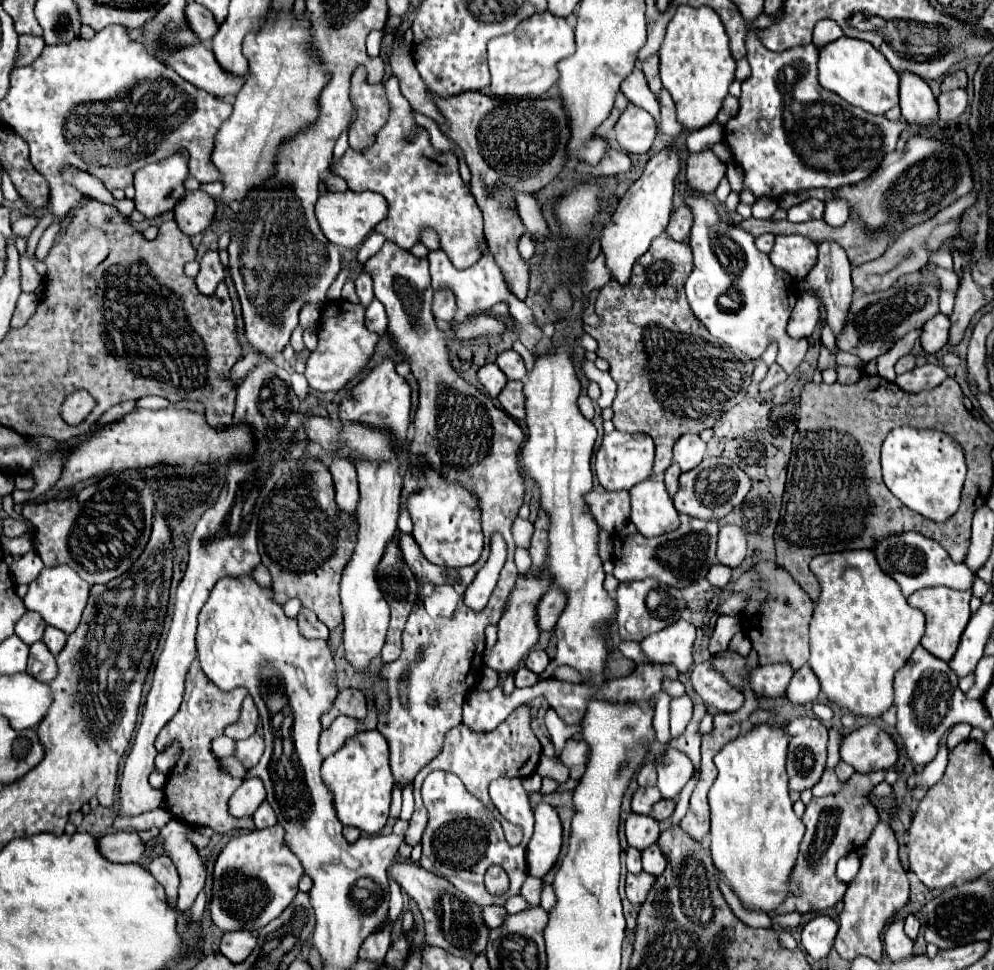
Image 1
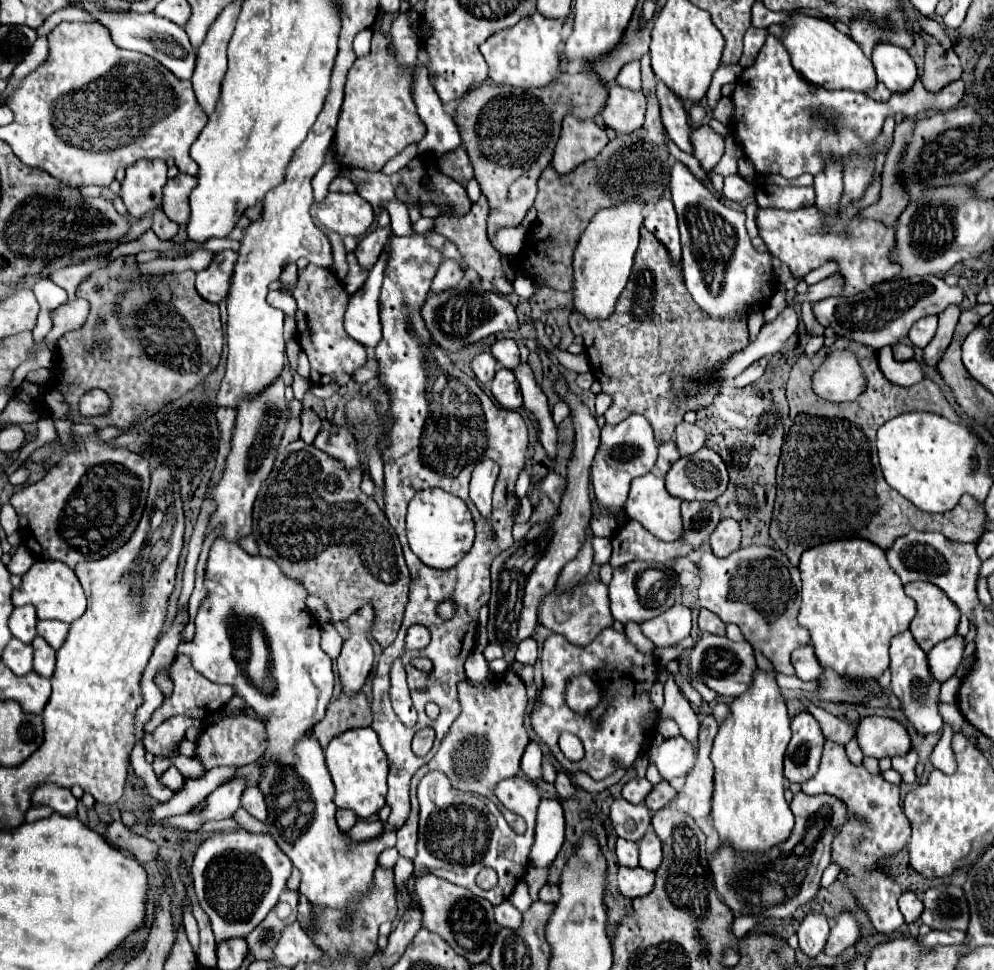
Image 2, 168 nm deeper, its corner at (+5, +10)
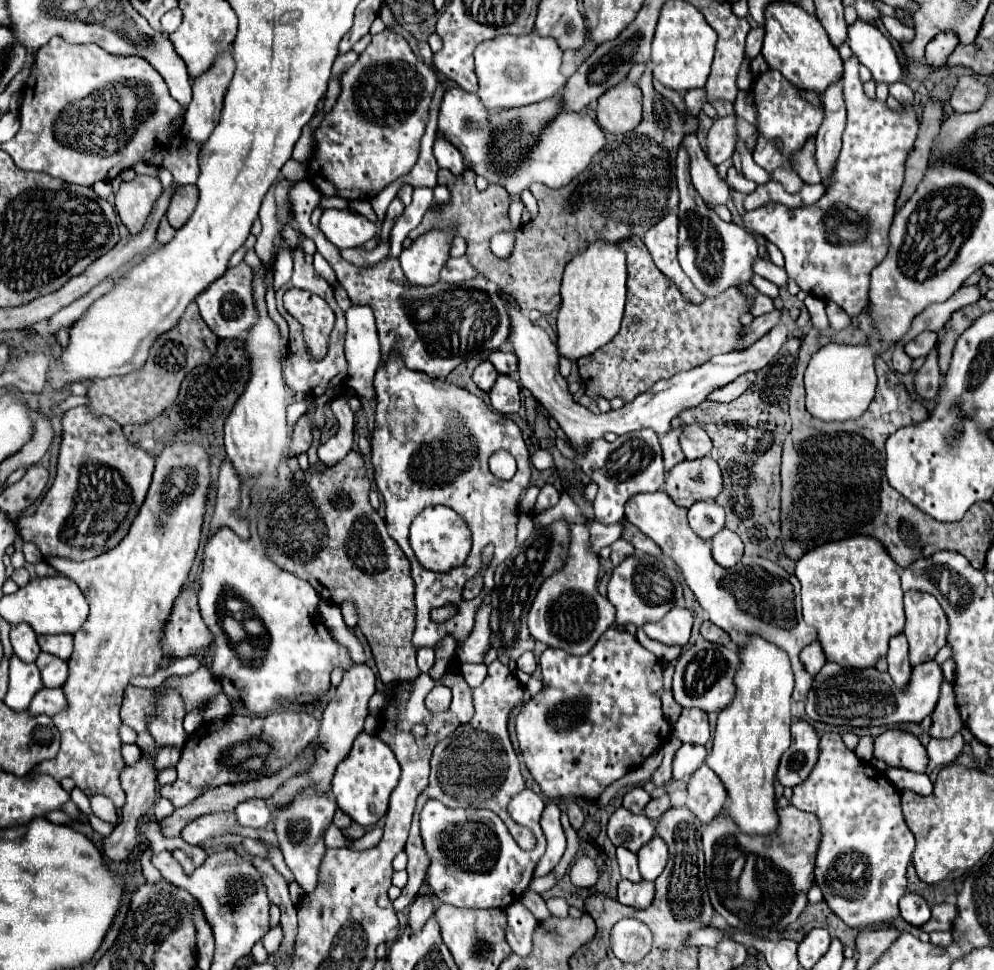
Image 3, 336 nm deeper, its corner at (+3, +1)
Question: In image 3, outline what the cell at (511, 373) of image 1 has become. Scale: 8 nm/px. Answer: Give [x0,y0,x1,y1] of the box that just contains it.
[490,349,516,375]

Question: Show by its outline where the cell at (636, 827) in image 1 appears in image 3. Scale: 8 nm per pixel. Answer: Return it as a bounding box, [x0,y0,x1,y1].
[608,807,656,853]

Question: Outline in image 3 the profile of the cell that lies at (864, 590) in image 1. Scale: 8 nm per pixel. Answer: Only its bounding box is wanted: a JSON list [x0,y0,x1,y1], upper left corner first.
[796,535,906,669]

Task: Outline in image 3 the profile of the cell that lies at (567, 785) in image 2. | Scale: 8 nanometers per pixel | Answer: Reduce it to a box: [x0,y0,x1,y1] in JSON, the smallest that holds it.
[568,803,584,831]

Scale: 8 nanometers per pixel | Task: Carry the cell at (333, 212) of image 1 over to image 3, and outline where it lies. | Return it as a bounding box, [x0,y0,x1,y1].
[320,209,376,249]

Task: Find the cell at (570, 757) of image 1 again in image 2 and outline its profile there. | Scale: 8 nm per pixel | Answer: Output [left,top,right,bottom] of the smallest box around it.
[532,628,656,780]

